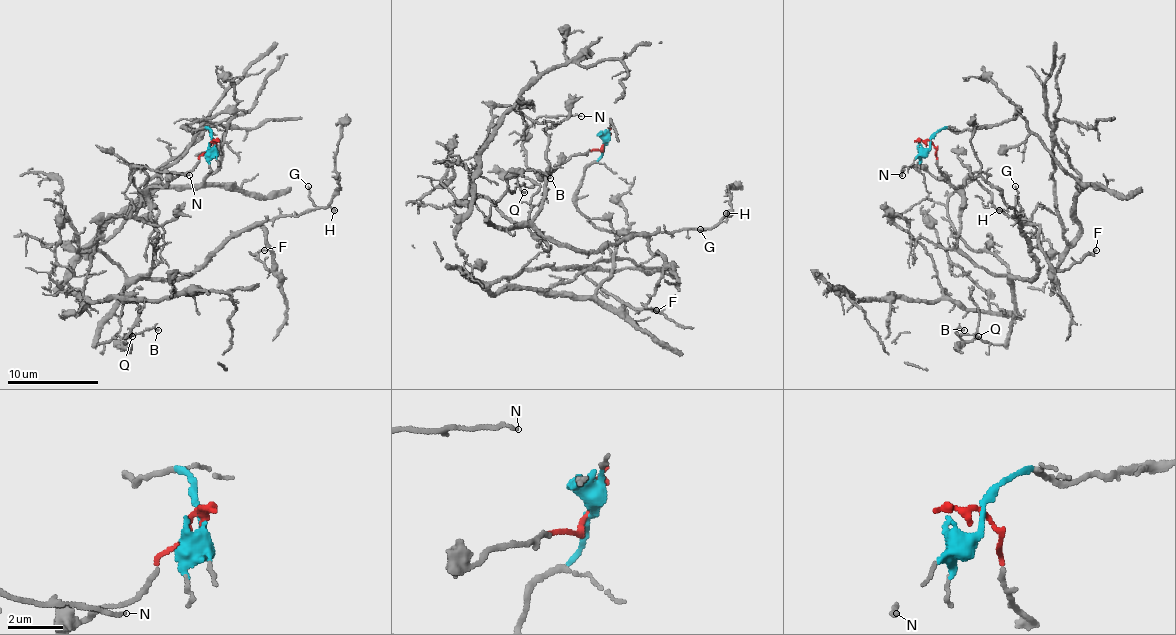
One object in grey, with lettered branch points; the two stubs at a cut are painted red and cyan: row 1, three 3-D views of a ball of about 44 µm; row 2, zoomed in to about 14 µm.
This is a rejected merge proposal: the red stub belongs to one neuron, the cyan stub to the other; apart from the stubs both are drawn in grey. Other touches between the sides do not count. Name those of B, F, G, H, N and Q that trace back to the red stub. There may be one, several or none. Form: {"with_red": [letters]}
{"with_red": ["B", "F", "G", "H", "N", "Q"]}

